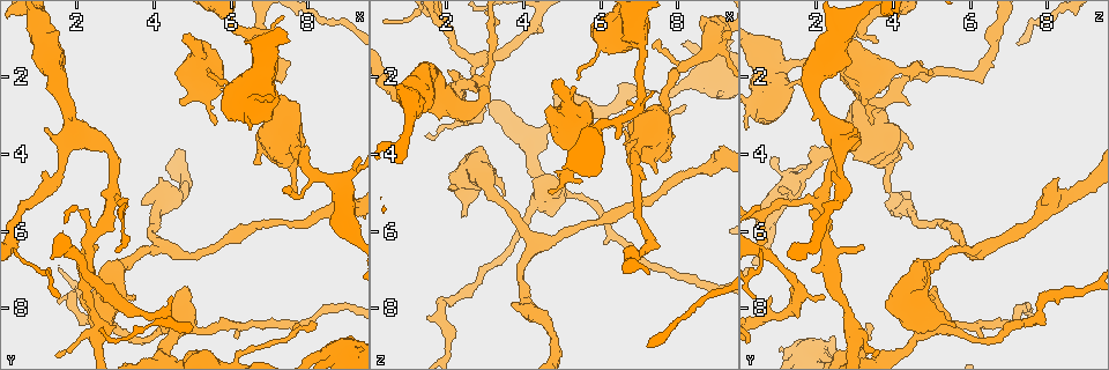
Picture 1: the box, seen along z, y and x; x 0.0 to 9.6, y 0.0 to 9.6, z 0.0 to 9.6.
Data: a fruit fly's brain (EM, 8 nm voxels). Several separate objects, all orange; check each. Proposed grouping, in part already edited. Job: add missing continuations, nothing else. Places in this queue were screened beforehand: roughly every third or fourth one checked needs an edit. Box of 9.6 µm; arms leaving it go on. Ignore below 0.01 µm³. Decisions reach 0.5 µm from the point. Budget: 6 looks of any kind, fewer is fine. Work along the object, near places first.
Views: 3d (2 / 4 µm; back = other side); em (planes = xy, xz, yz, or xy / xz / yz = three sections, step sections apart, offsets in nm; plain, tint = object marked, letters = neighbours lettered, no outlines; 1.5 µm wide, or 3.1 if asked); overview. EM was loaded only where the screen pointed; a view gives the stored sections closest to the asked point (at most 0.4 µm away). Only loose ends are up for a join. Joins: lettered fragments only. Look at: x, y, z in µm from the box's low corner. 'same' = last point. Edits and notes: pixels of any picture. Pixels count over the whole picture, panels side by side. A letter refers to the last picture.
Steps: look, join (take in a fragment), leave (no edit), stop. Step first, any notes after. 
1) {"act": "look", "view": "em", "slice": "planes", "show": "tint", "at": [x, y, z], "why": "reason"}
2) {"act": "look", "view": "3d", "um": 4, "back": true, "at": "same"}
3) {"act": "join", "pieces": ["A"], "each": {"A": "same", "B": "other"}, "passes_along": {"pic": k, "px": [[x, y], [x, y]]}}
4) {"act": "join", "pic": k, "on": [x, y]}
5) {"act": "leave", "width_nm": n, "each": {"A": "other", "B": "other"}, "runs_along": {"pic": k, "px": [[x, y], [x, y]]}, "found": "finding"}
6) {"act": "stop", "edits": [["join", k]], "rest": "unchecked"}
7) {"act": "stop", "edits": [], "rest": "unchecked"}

{"act": "look", "view": "em", "slice": "yz", "step": 4, "show": "tint", "at": [4.70, 2.60, 3.25], "why": "free end"}

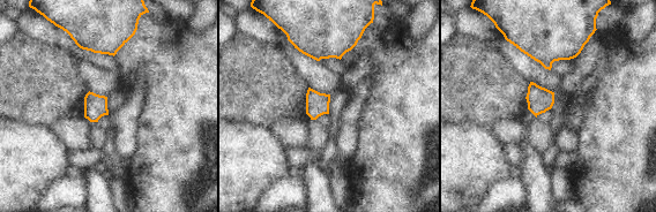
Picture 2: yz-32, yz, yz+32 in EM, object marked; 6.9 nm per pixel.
{"act": "look", "view": "em", "slice": "planes", "show": "letters", "at": "same"}

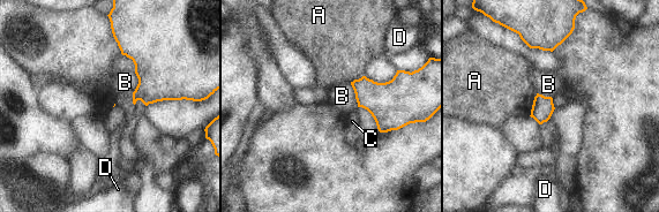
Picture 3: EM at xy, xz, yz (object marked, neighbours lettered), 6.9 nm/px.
{"act": "leave", "longest_contact_nm": ["B", 190], "each": {"A": "other", "B": "other", "C": "other", "D": "other"}, "border": {"pic": 3, "px": [[537, 93], [529, 115]]}, "found": "none of them fits"}

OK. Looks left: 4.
{"act": "look", "view": "em", "slice": "planes", "show": "letters", "at": [4.85, 0.90, 2.15]}

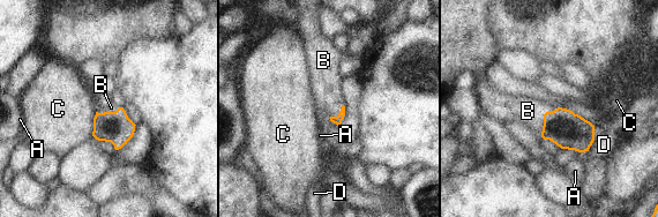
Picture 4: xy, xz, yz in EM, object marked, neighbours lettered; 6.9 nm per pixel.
{"act": "join", "pieces": ["B"], "each": {"A": "other", "B": "same", "C": "other", "D": "other"}, "passes_along": {"pic": 4, "px": [[568, 131], [544, 118], [528, 111]]}, "found": "the neuron continues"}

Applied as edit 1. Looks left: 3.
{"act": "look", "view": "3d", "um": 2, "at": [2.35, 8.45, 5.65]}

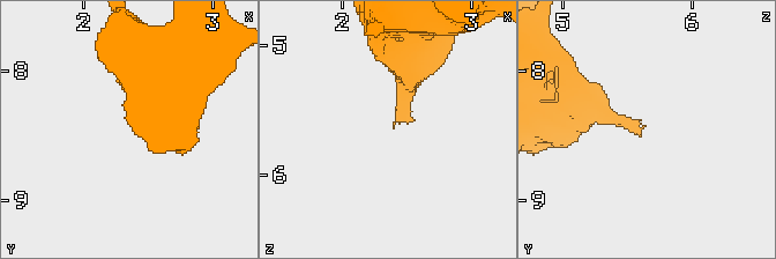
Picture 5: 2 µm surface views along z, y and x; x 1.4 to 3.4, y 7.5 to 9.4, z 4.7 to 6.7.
{"act": "look", "view": "em", "slice": "planes", "show": "plain", "at": [2.38, 8.46, 5.60]}

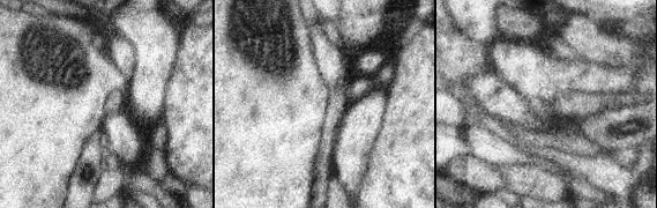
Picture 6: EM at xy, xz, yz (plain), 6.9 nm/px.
{"act": "look", "view": "em", "slice": "planes", "show": "letters", "at": "same", "why": "what lies round it"}

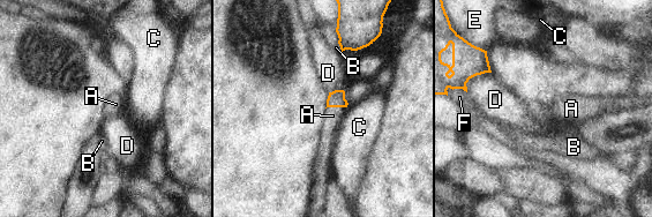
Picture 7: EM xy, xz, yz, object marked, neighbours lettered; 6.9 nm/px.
{"act": "join", "pieces": ["A"], "longest_contact_nm": ["A", 150], "each": {"A": "same", "B": "other", "C": "other", "D": "other", "E": "other", "F": "other"}, "passes_along": {"pic": 7, "px": [[336, 98], [336, 106], [332, 116]]}, "found": "the neuron continues"}

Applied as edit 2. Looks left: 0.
{"act": "stop", "edits": [["join", 4], ["join", 7]], "rest": "unchecked"}

